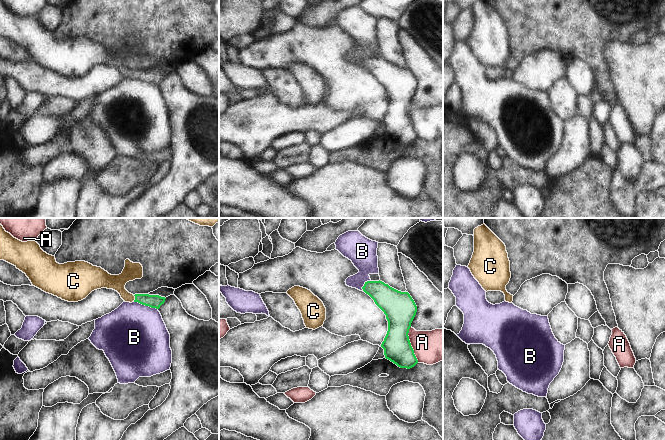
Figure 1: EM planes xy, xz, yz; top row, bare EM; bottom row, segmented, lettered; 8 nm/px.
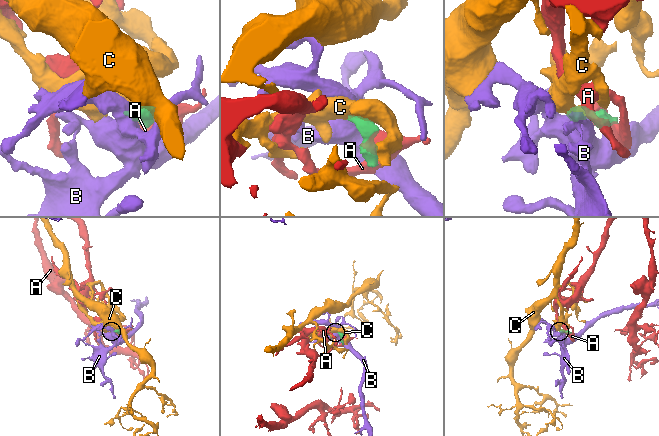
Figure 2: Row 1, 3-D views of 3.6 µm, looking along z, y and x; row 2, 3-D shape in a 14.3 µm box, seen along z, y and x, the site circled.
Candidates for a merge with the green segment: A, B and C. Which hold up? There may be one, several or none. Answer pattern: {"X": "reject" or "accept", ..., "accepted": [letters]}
{"A": "reject", "B": "reject", "C": "accept", "accepted": ["C"]}

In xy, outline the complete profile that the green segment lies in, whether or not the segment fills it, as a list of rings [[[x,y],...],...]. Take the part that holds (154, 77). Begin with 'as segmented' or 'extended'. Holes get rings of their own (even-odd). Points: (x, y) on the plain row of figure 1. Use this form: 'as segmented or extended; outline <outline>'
extended; outline [[[1,0],[0,36],[25,49],[33,62],[68,78],[81,77],[92,67],[101,64],[117,67],[125,78],[138,78],[156,85],[166,75],[159,71],[133,71],[125,65],[127,58],[143,53],[140,39],[126,35],[119,51],[111,51],[101,43],[85,37],[59,40],[55,32],[44,28],[35,16],[22,18],[6,8]]]

